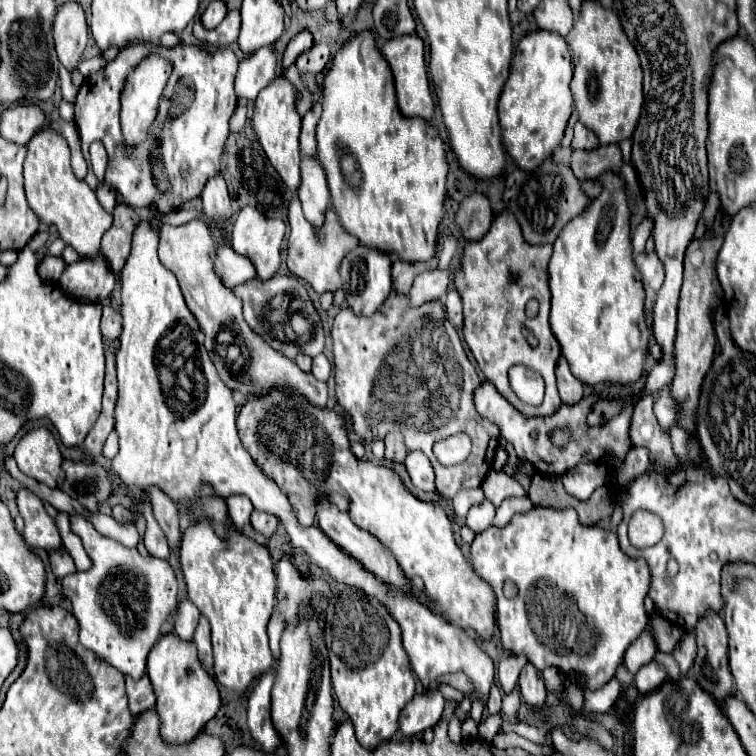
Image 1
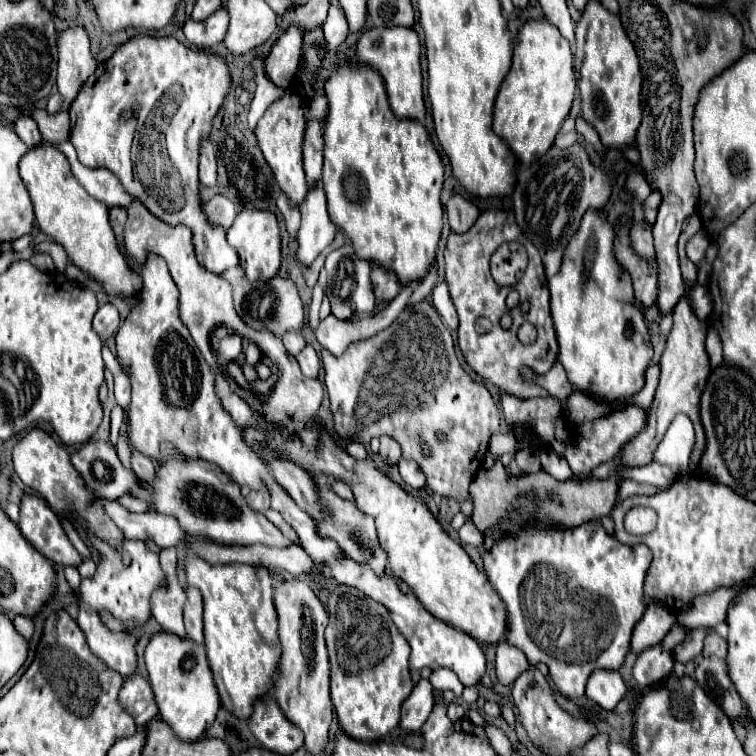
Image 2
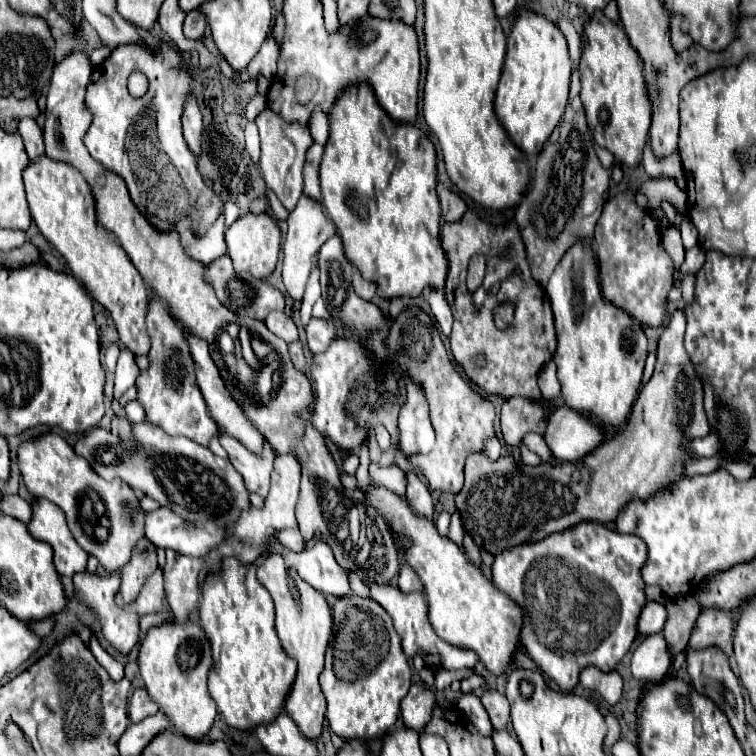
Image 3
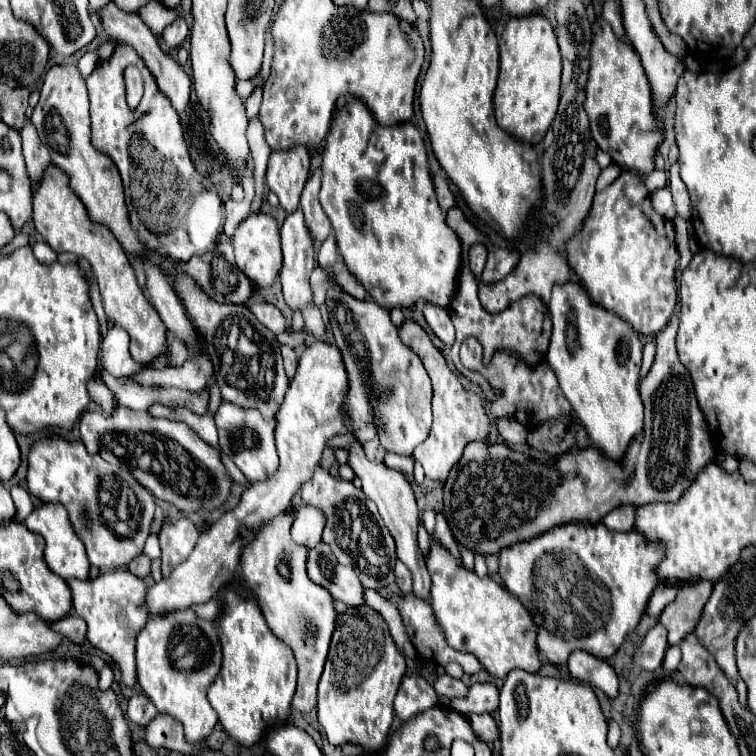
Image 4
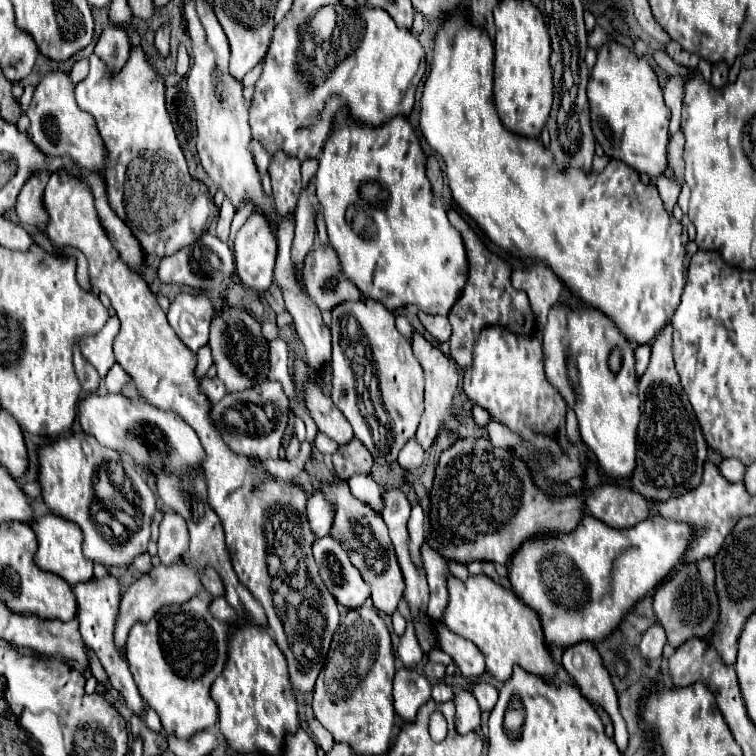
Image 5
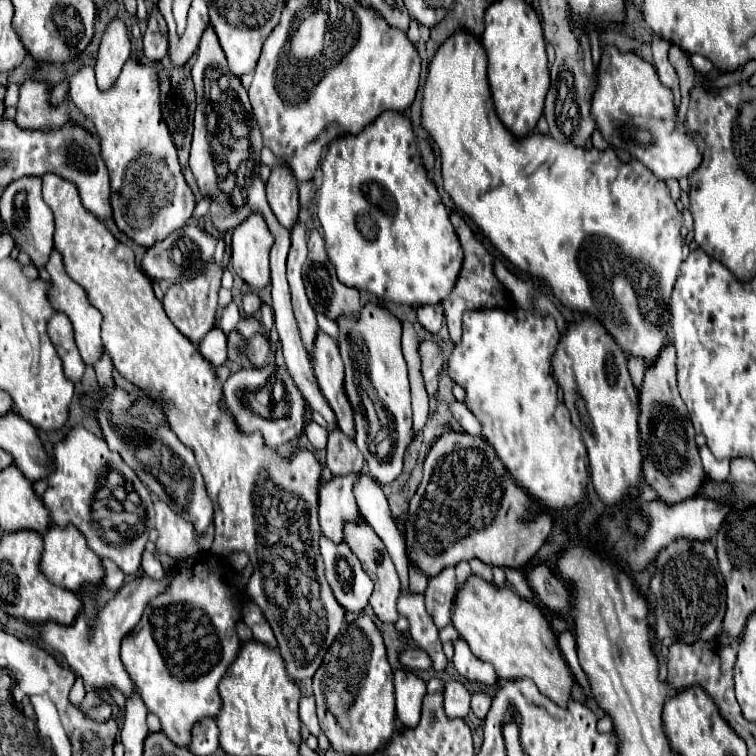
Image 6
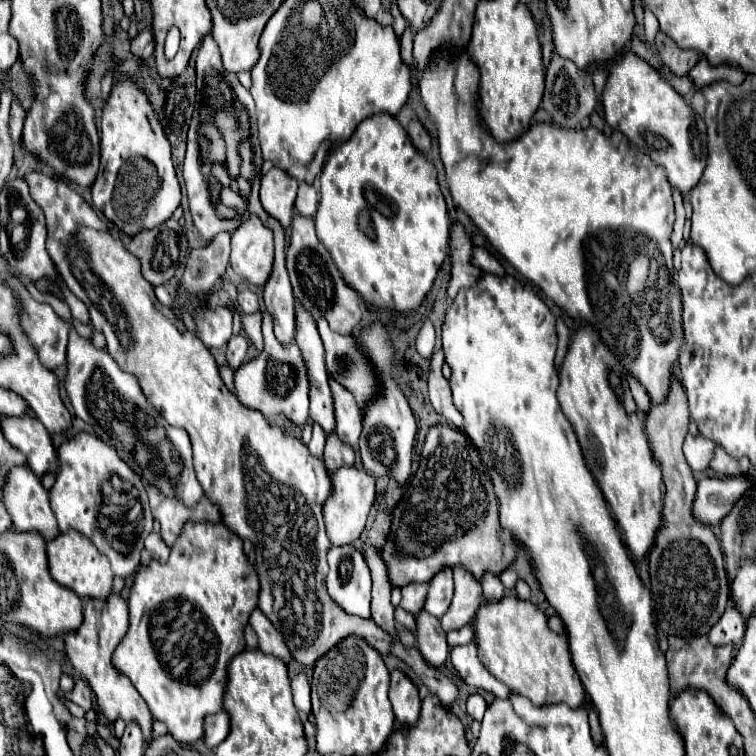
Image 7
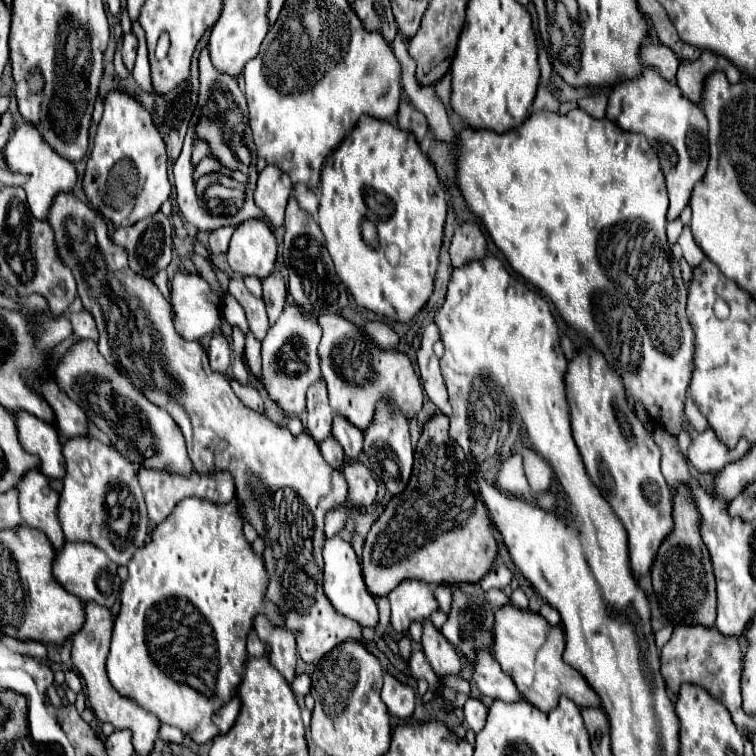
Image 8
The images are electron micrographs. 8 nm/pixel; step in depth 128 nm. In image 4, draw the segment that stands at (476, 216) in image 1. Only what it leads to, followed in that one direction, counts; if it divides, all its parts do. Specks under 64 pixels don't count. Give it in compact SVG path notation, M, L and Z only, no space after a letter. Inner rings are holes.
M434 174L434 188L436 188L436 194L438 194L438 202L440 202L440 208L442 210L448 210L454 206L454 196L448 188L448 182L446 178L442 178L440 174Z

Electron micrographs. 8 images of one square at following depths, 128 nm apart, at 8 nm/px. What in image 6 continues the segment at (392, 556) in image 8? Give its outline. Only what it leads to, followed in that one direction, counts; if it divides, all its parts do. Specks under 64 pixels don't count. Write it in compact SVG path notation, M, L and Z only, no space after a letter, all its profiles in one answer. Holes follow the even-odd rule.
M444 432L424 458L424 478L408 504L404 542L408 562L428 578L446 566L472 558L518 570L538 552L552 528L550 514L528 500L482 438L466 432ZM530 512L534 518L522 522L520 516Z

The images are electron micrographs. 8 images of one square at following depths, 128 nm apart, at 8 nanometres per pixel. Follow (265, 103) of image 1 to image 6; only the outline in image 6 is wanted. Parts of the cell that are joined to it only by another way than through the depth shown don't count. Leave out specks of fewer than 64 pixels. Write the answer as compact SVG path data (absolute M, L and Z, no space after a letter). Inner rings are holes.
M274 166L272 174L266 182L266 198L268 204L278 218L278 222L292 230L296 218L298 218L298 180L292 176L292 170L288 166Z

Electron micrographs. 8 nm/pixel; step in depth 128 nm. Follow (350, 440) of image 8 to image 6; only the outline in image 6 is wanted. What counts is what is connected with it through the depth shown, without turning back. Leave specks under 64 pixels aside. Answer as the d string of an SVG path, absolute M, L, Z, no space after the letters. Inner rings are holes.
M320 332L320 336L316 338L312 360L314 360L314 376L318 380L318 386L326 402L330 404L336 416L338 428L348 438L354 438L354 432L356 432L354 430L354 410L344 390L344 364L342 364L336 342L328 334Z

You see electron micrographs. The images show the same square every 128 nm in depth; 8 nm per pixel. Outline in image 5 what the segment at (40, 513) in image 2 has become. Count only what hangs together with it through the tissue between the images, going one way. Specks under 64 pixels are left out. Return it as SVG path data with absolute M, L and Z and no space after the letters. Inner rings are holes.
M46 514L40 520L34 520L30 526L38 536L38 552L36 552L34 560L36 560L40 570L58 574L70 586L92 578L92 560L88 560L82 554L82 532L80 532L80 526L76 526L76 524L68 522L68 520L60 520L60 516L54 516L54 514Z

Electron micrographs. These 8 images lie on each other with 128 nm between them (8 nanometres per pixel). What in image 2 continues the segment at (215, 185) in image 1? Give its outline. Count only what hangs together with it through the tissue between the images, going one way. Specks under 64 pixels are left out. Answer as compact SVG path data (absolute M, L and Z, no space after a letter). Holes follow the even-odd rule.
M210 140L200 142L200 184L202 186L216 184L216 156Z

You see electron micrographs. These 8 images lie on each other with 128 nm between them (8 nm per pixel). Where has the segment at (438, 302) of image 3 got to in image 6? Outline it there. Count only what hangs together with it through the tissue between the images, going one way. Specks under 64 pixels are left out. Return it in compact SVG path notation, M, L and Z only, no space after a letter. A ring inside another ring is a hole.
M426 304L418 308L418 322L432 334L438 334L442 328L444 316L442 316L442 306L440 304Z

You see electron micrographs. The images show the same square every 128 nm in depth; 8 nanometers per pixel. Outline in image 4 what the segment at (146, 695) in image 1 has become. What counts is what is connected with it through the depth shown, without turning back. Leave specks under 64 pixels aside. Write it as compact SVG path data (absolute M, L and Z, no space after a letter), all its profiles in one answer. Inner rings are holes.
M136 694L128 702L128 718L138 726L148 726L156 718L156 708L148 704L148 698L144 694Z

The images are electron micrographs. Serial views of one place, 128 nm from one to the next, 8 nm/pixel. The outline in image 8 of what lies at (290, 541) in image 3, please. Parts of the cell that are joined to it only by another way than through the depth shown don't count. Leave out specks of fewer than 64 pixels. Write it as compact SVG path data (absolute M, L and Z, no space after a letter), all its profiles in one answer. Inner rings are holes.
M352 462L350 466L344 466L342 472L348 480L348 500L352 500L350 510L356 510L360 504L372 504L378 484L371 471L360 462ZM338 508L338 510L332 510L326 514L326 526L324 526L324 532L326 536L334 536L334 534L340 534L344 530L344 524L346 524L346 518L348 518L348 508Z

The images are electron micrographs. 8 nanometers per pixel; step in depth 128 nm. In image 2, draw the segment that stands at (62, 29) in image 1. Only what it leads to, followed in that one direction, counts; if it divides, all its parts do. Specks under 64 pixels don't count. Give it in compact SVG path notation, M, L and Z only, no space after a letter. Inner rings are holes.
M82 26L68 28L58 36L58 94L62 96L62 112L70 104L96 70L96 58L90 52L88 34Z

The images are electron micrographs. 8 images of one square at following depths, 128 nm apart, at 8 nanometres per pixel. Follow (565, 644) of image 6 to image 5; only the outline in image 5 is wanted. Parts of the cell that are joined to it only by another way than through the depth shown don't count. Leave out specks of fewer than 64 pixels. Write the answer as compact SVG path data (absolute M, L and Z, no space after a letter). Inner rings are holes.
M578 642L578 644L572 644L564 650L564 656L562 656L562 666L566 668L566 672L574 678L576 686L580 688L582 696L586 700L590 700L592 704L598 704L600 708L606 710L606 714L610 716L612 724L614 724L614 742L618 744L618 748L624 752L626 746L628 746L628 732L626 732L626 724L624 724L624 718L618 710L618 698L616 698L616 690L612 686L612 680L610 680L610 674L608 670L604 668L602 664L602 658L600 654L596 652L594 644L592 642Z

